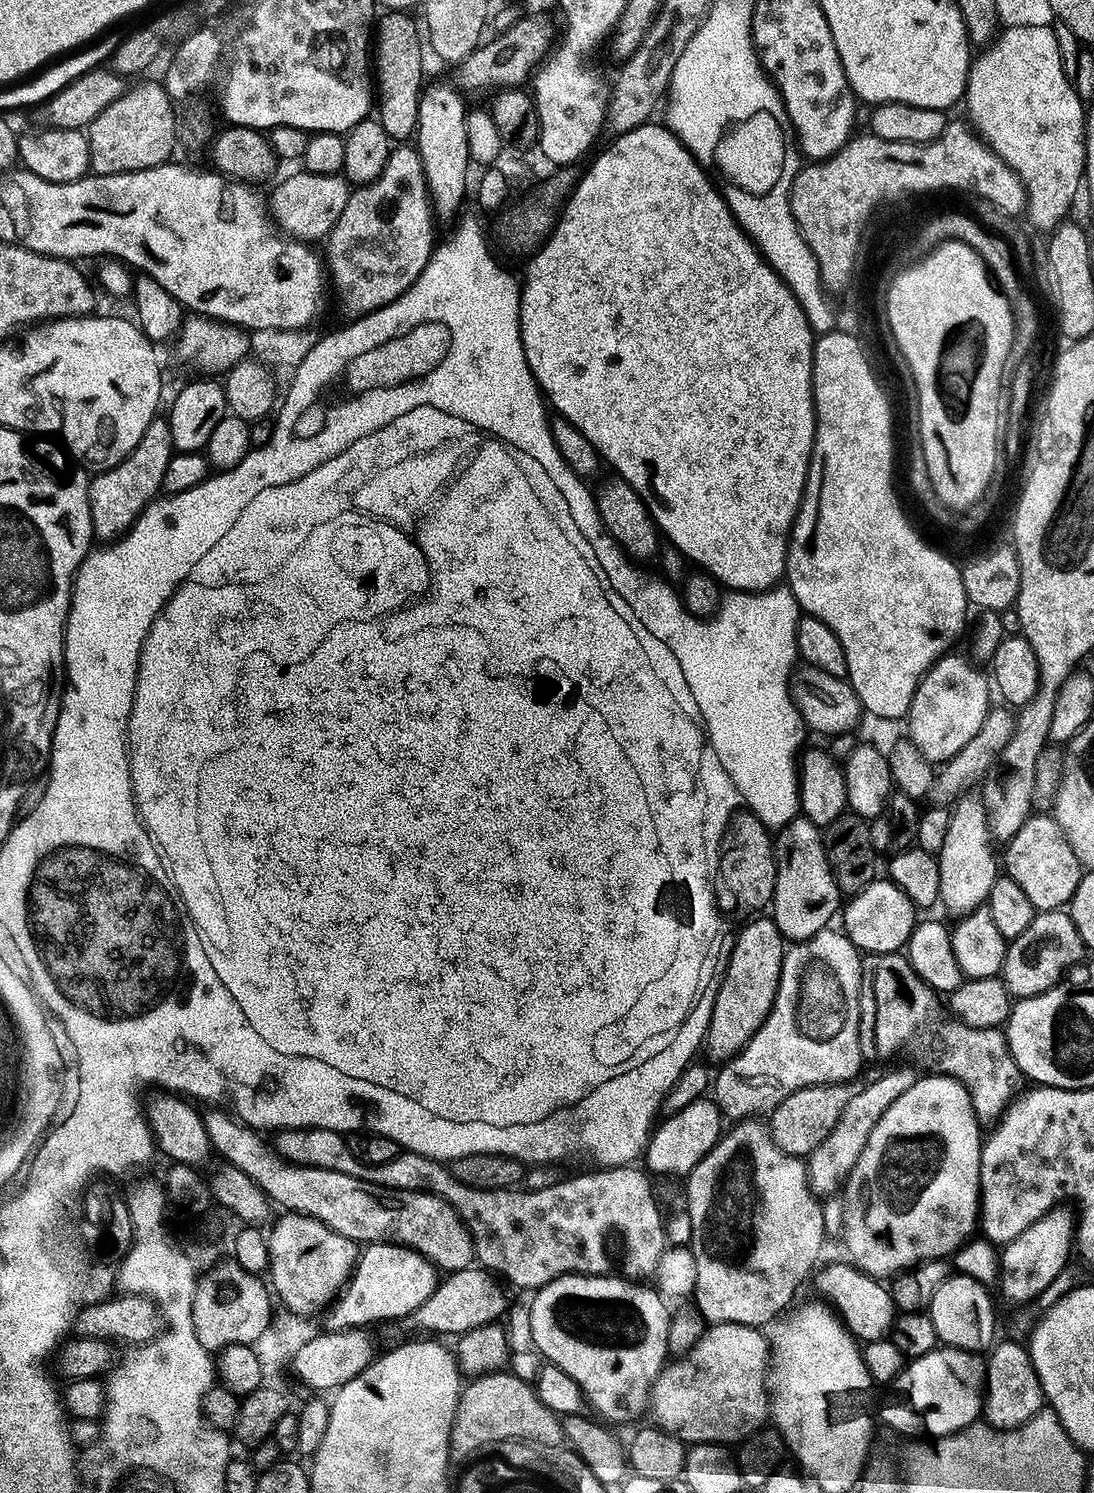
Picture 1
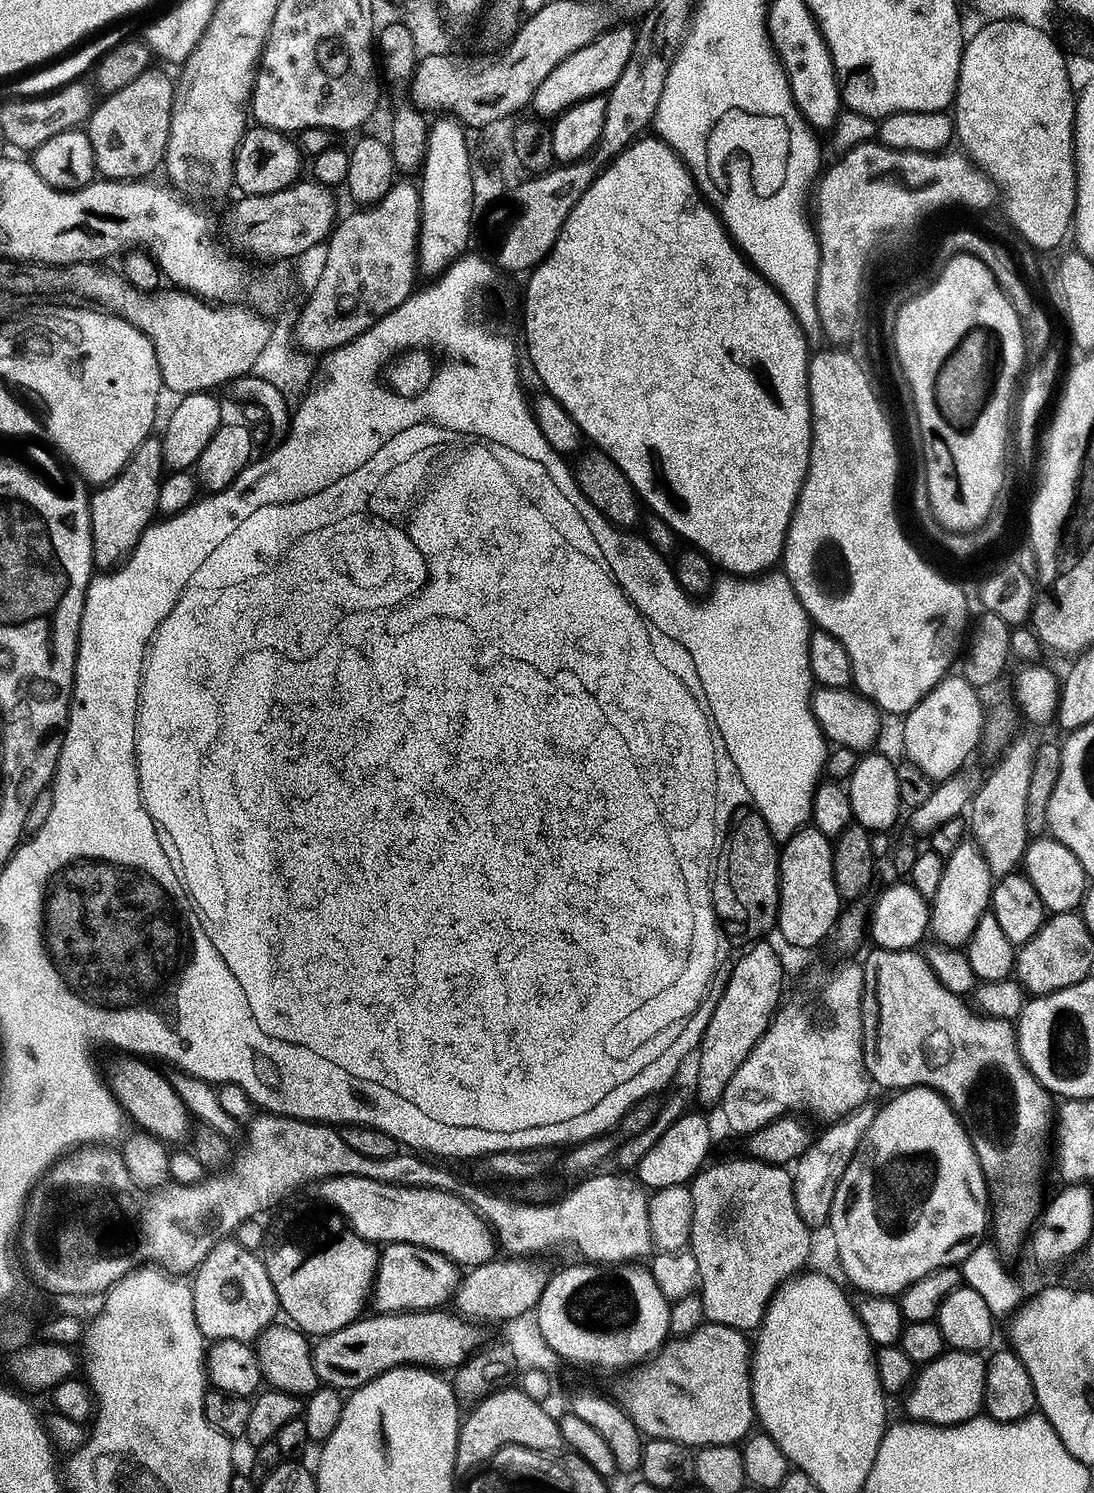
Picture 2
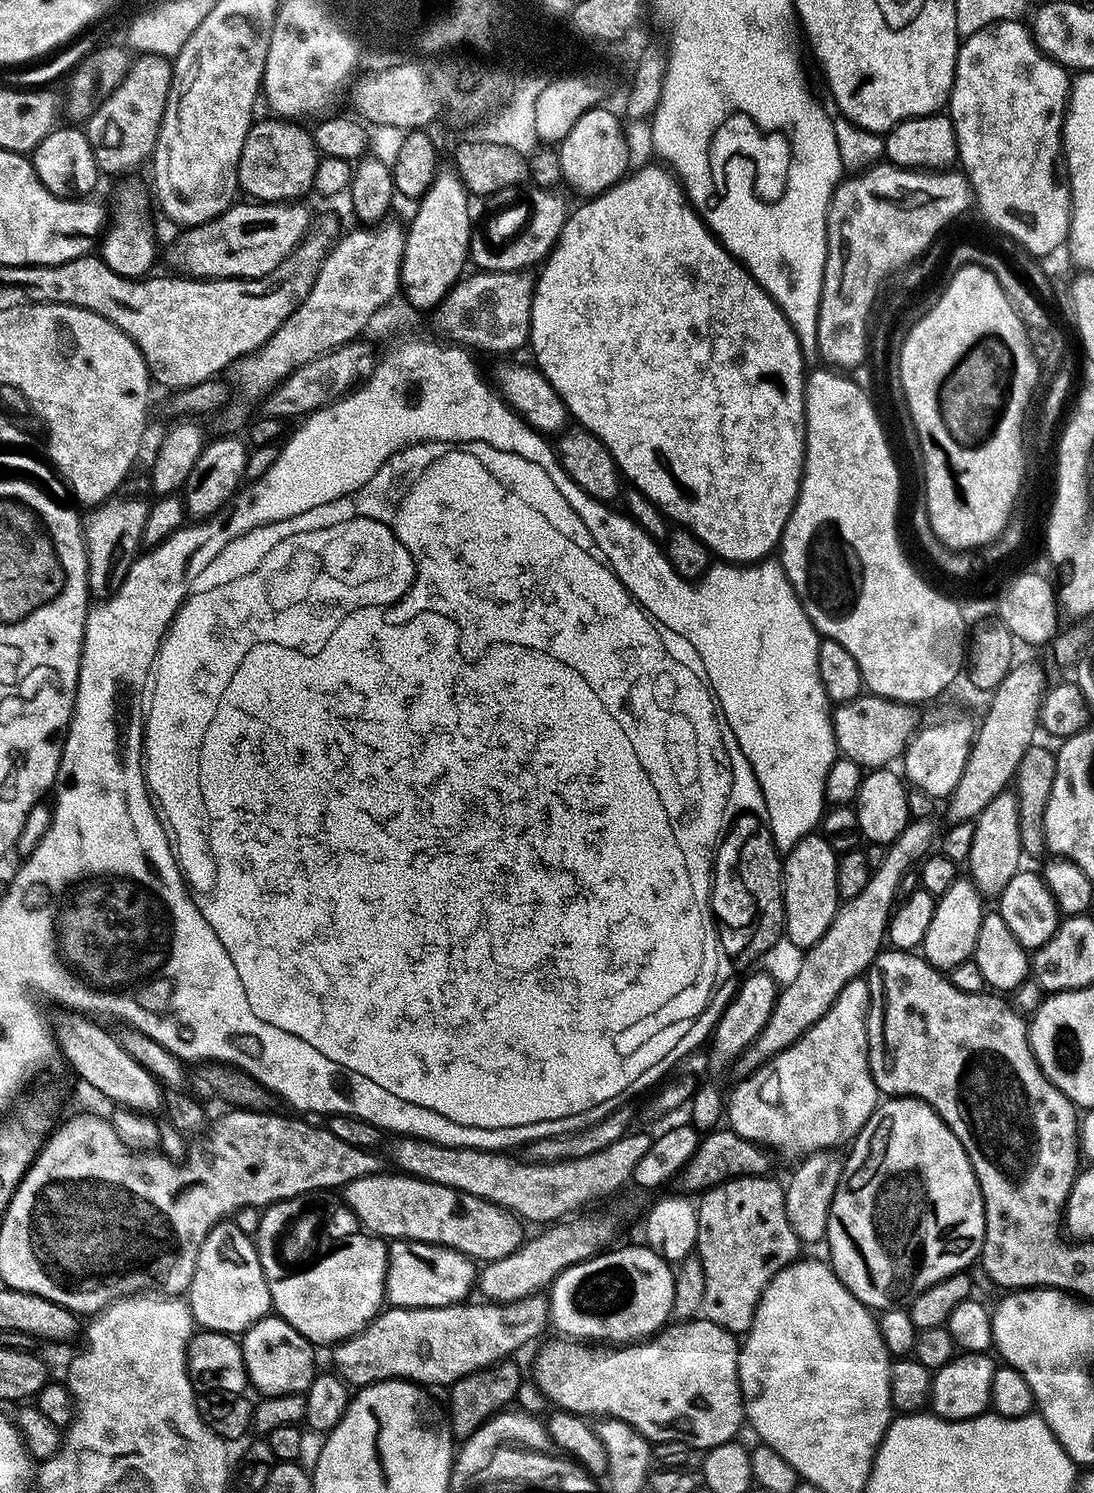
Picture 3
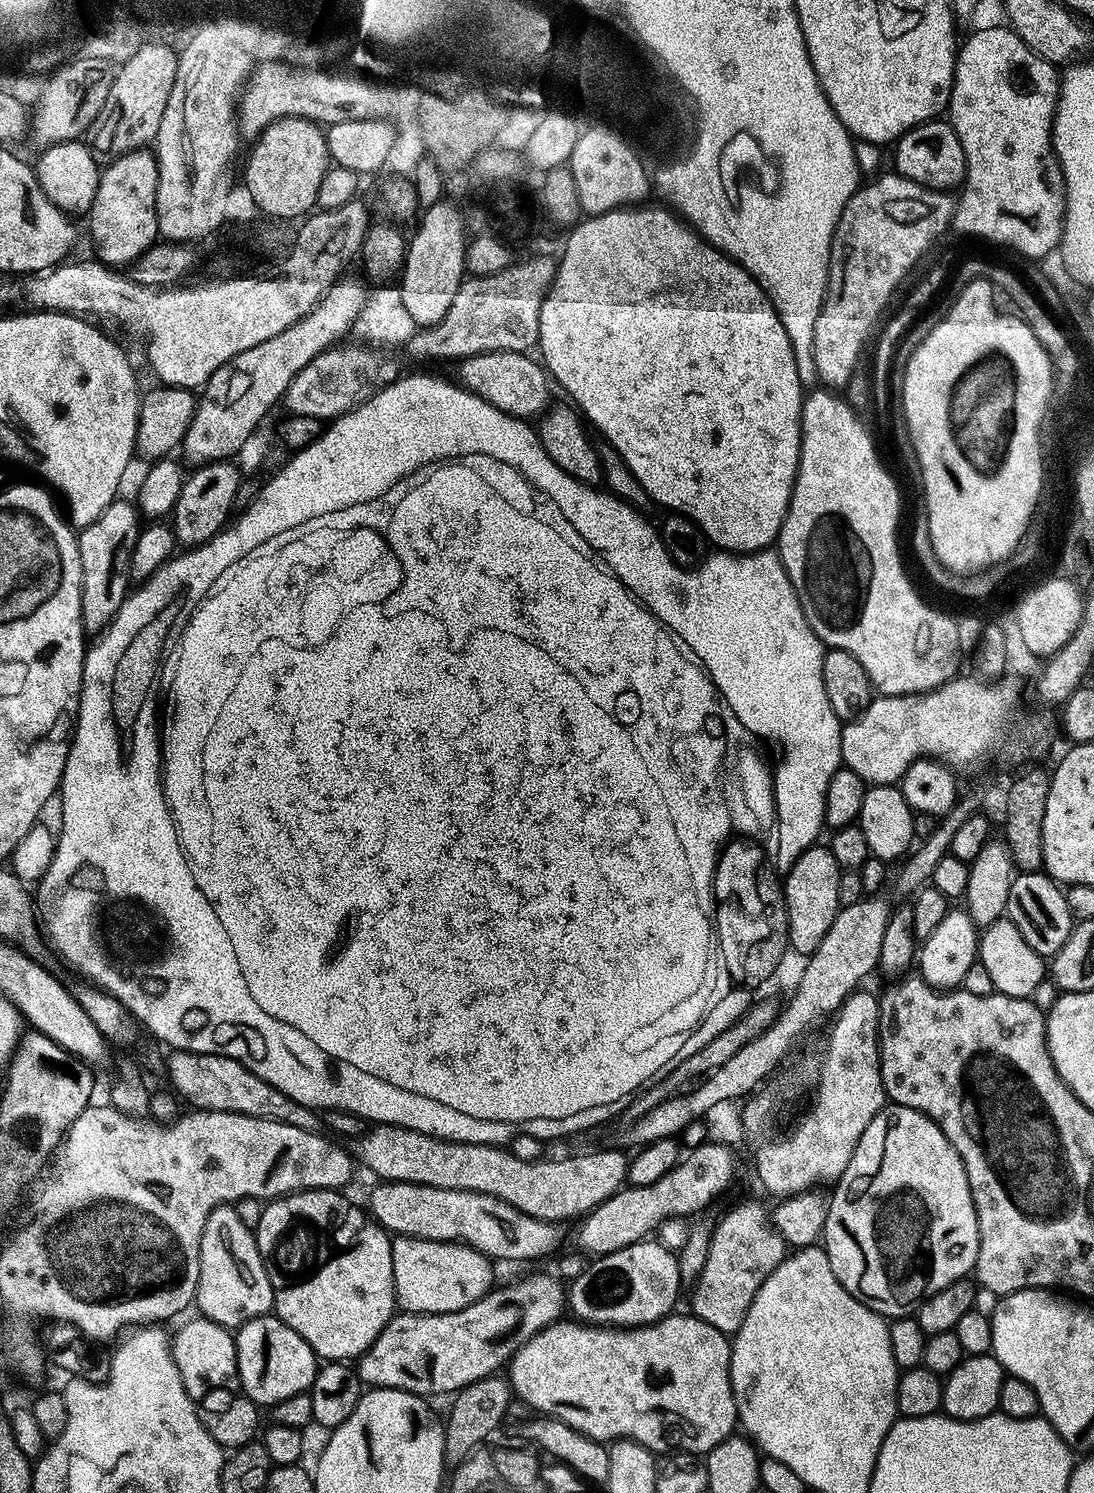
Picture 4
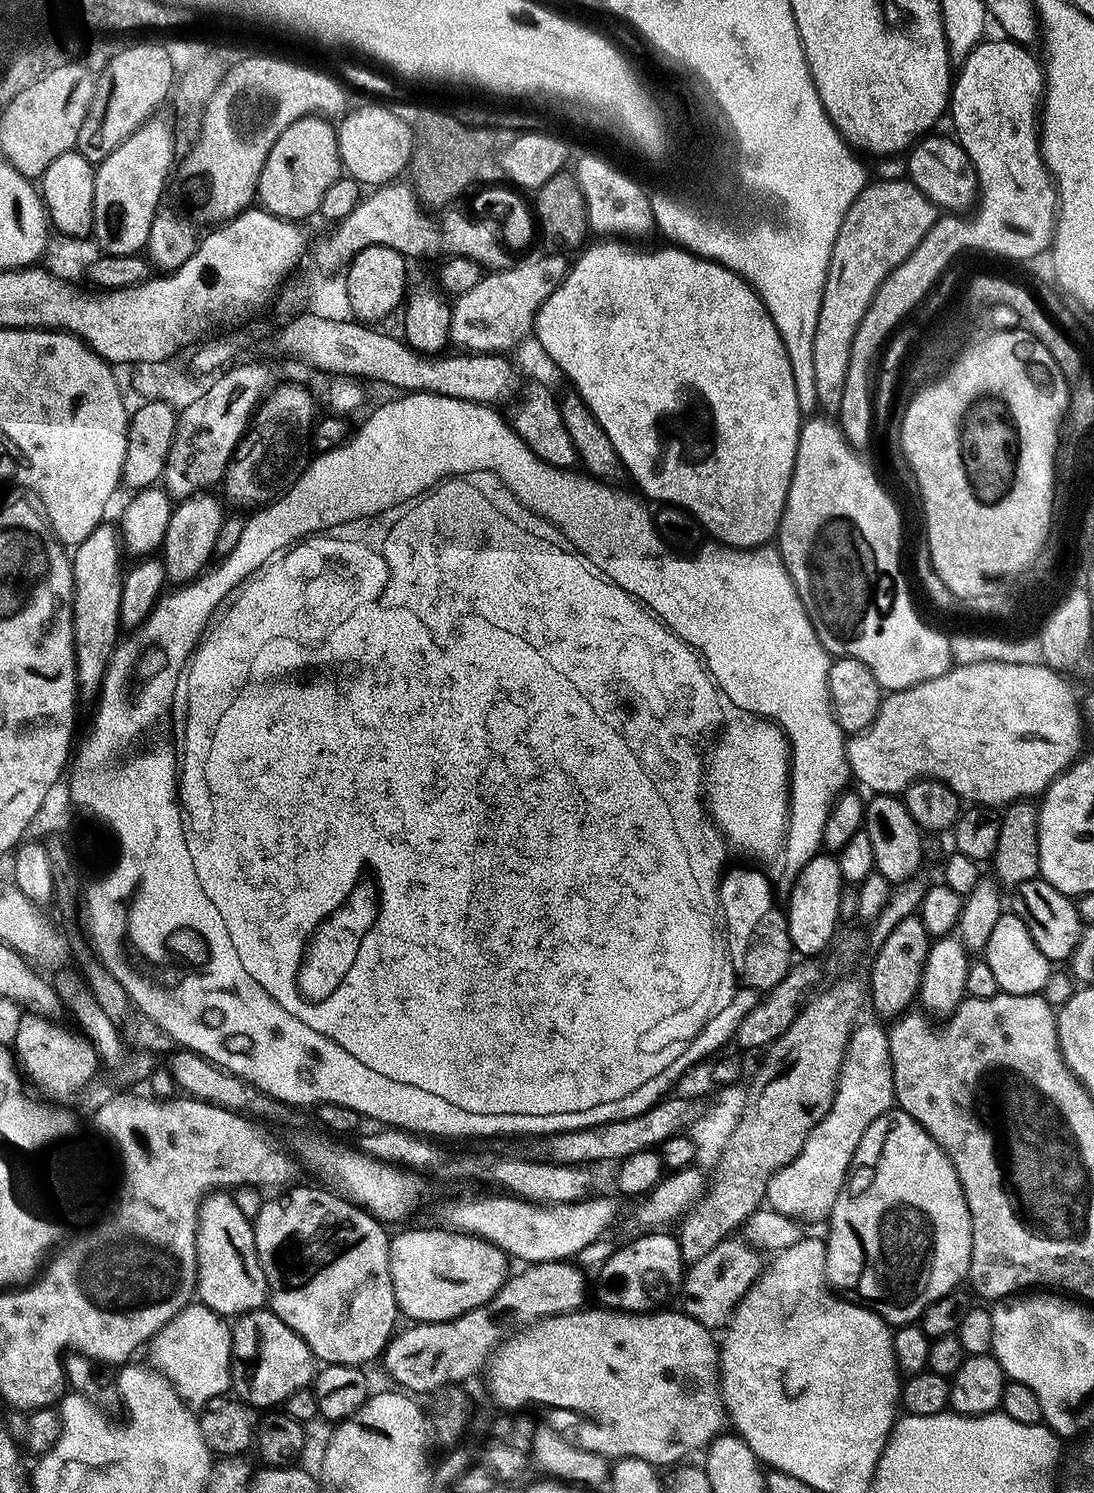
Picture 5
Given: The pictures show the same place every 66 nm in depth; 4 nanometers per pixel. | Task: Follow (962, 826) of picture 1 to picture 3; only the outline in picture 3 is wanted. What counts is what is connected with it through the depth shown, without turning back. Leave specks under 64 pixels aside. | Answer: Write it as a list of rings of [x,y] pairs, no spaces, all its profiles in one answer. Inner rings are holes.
[[[957,878],[935,901],[933,918],[922,943],[924,959],[941,970],[950,970],[973,959],[976,954],[978,930],[986,915],[984,904],[986,904],[985,897],[981,896],[971,879]]]

